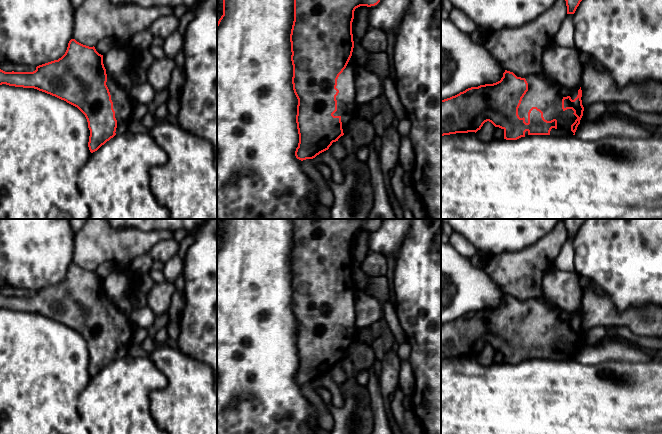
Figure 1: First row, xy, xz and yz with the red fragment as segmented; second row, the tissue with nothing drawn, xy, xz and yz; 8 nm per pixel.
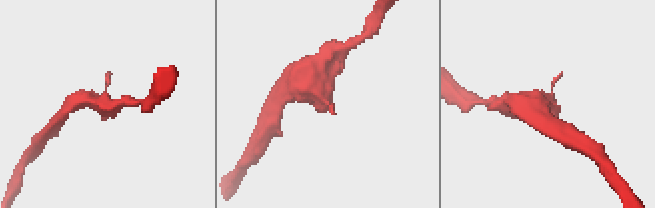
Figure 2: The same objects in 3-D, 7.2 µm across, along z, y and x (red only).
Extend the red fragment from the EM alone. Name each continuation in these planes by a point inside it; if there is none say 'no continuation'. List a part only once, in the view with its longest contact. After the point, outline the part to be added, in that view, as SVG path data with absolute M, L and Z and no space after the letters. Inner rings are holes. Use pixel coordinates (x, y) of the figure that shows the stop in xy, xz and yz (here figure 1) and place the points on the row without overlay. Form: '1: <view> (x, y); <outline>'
1: yz (547, 321); M537 298L525 302L528 307L528 315L522 322L518 332L520 342L525 342L528 347L528 336L532 331L537 331L543 336L547 345L557 344L557 352L552 352L550 359L573 360L571 349L577 341L572 333L562 333L562 323L570 320L574 324L578 319L579 312L568 313L556 305L548 307L544 298Z

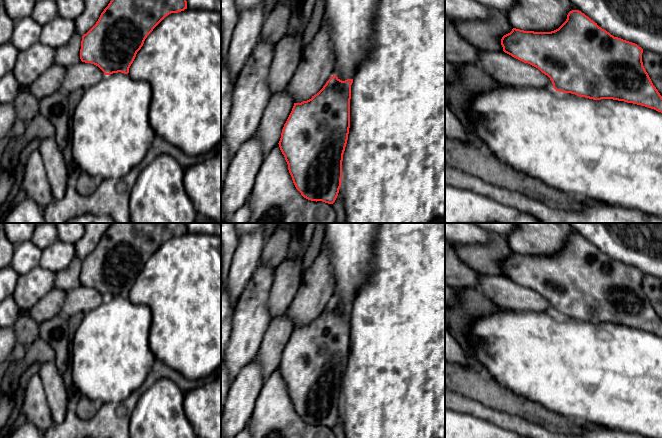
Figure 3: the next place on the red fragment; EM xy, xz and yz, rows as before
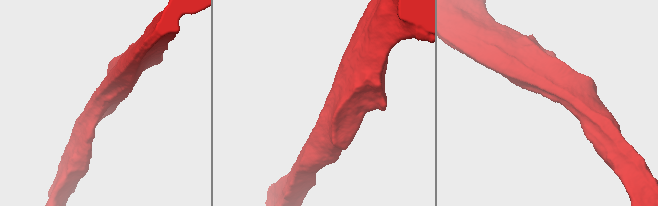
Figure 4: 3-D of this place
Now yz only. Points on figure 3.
no continuation

